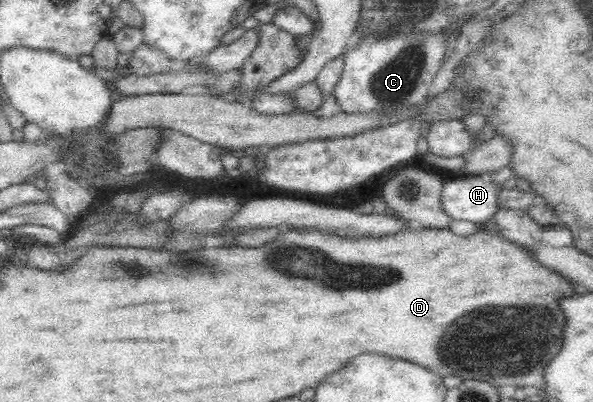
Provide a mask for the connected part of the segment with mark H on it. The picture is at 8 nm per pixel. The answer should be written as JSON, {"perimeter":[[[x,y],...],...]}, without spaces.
{"perimeter":[[[463,174],[444,185],[442,200],[454,220],[467,220],[478,226],[488,224],[502,208],[500,193],[504,191],[489,174]]]}

